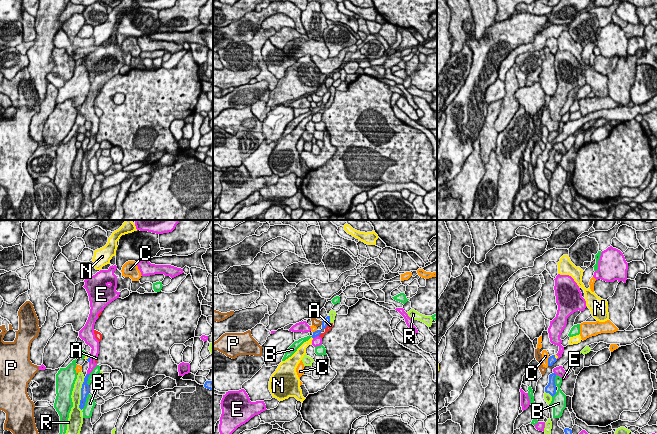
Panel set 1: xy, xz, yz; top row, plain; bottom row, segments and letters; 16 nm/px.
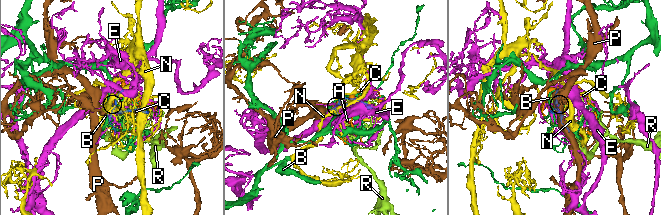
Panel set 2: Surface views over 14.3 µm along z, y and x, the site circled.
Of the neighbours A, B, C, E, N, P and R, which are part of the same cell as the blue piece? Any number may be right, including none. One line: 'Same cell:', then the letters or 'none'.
Same cell: N

